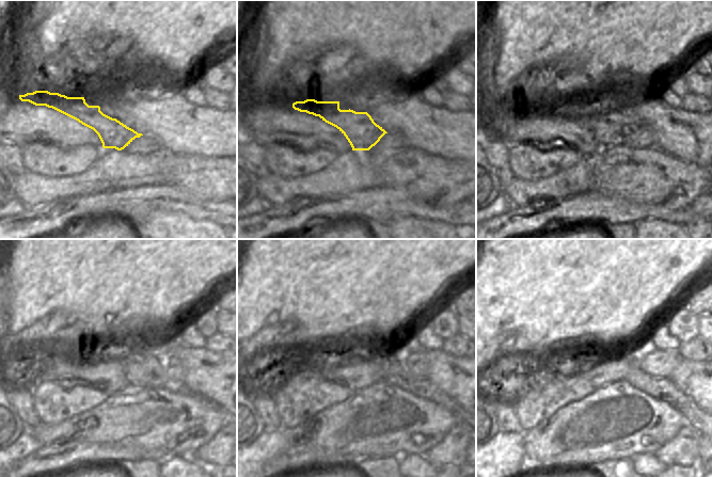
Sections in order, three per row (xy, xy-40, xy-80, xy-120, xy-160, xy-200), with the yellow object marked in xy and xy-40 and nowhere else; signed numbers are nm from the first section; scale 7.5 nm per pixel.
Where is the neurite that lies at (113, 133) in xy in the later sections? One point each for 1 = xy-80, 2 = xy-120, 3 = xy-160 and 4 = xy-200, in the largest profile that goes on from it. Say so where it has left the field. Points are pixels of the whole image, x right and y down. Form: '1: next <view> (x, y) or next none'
1: next xy-80 (613, 129)
2: next xy-120 (141, 368)
3: next xy-160 (393, 371)
4: next xy-200 (661, 388)

